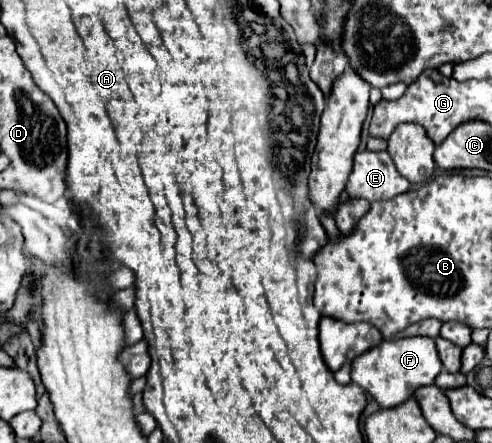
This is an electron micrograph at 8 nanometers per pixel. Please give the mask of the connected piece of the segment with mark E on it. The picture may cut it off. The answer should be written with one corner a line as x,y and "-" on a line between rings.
364,150
354,154
354,168
346,184
346,192
352,198
364,198
368,202
390,200
408,188
410,182
400,176
386,152

